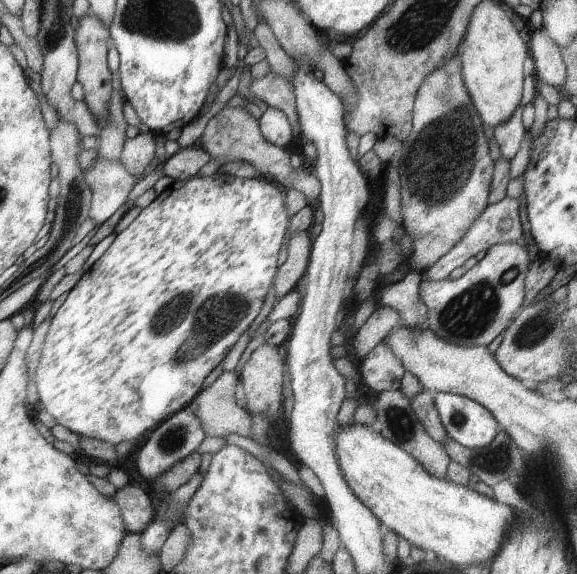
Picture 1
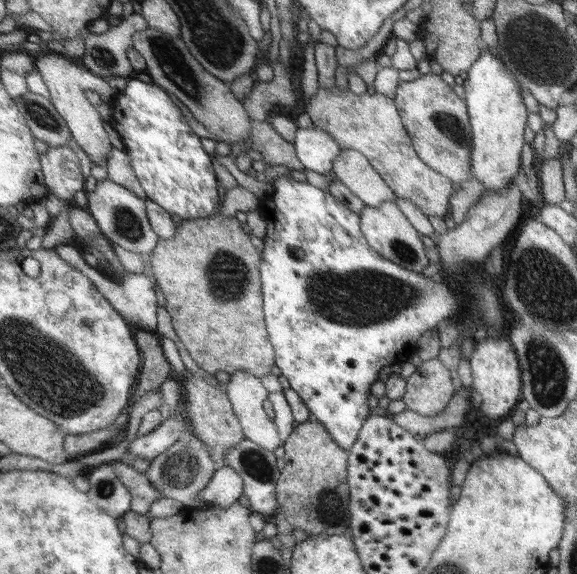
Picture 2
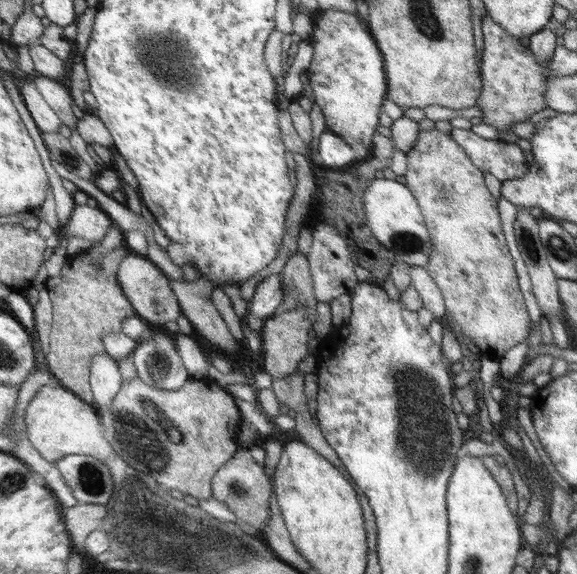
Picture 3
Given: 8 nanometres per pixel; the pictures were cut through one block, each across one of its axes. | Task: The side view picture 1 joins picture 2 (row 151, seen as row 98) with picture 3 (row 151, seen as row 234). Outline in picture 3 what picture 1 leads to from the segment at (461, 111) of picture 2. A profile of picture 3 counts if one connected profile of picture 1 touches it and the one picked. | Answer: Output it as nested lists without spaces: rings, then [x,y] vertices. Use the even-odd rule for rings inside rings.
[[[435,129],[417,132],[417,139],[409,153],[405,153],[407,170],[403,174],[404,186],[417,194],[421,202],[421,214],[425,214],[425,226],[432,242],[429,264],[425,266],[431,280],[440,290],[446,312],[458,326],[459,334],[467,336],[483,356],[498,361],[509,349],[526,340],[531,319],[525,310],[518,277],[509,258],[507,240],[504,238],[496,196],[485,187],[483,173],[465,155],[452,136]]]

